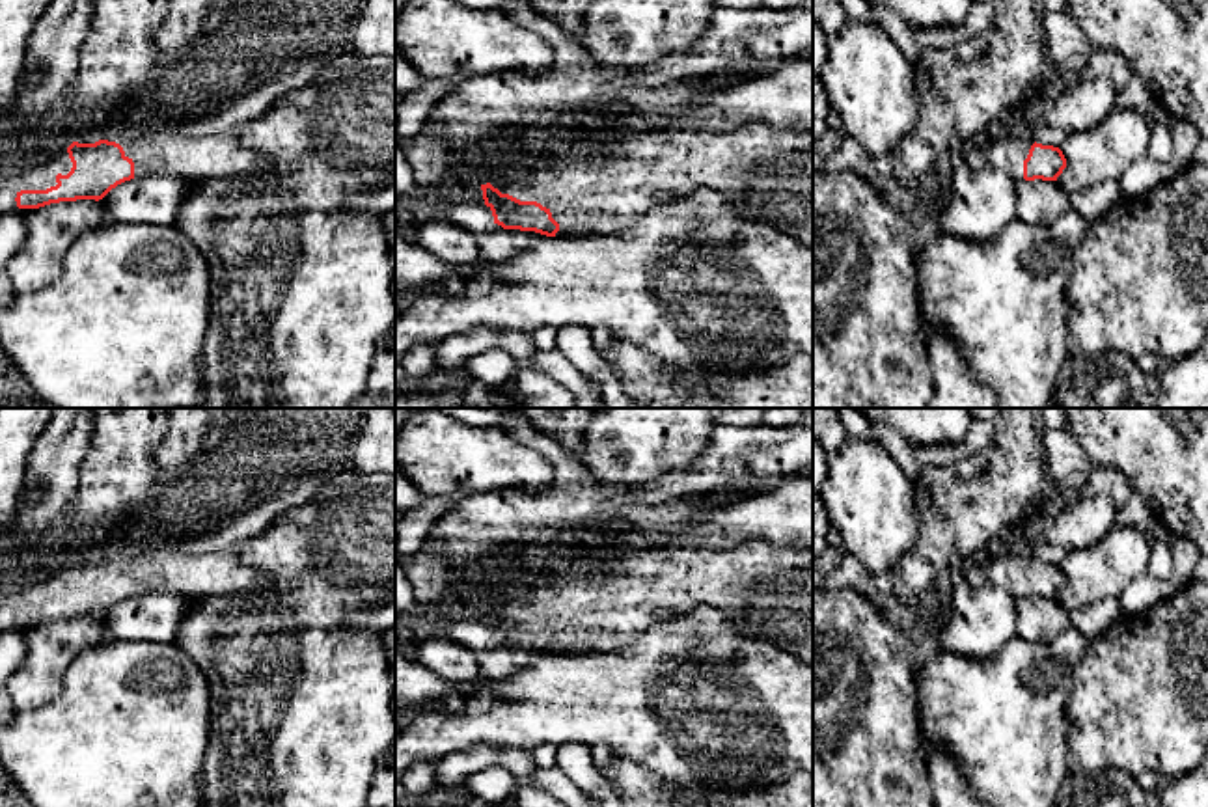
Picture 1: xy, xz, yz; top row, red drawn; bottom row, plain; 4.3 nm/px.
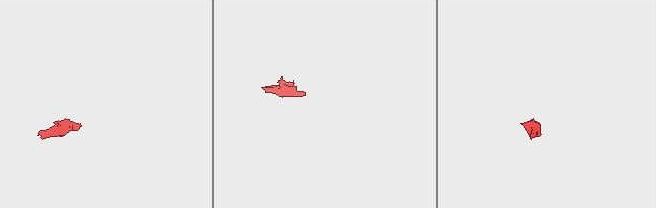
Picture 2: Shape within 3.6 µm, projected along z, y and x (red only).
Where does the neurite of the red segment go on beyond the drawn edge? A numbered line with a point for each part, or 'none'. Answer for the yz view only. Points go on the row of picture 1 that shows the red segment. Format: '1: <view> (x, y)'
1: yz (1007, 153)

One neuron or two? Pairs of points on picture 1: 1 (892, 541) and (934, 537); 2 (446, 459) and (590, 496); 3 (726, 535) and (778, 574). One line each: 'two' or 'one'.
1: two
2: two
3: two

